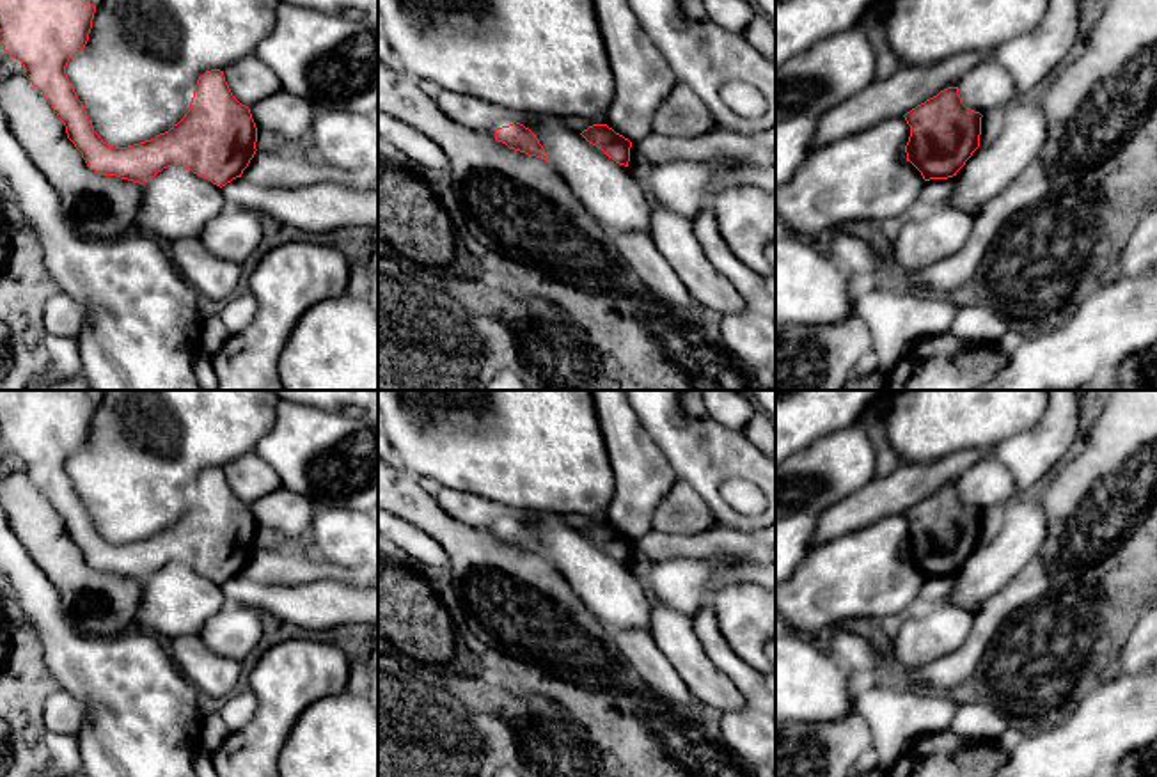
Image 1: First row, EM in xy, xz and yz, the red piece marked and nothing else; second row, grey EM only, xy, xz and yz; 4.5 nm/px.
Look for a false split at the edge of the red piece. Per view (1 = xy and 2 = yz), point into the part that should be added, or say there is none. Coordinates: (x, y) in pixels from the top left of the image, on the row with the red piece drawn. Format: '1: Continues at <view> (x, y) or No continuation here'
1: No continuation here
2: No continuation here

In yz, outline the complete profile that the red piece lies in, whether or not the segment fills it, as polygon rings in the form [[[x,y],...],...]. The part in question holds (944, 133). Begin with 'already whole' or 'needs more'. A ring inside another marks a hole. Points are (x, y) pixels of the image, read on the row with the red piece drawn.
already whole; [[[948,87],[905,115],[910,137],[907,161],[930,179],[948,179],[980,147],[981,114],[962,103],[958,87]]]

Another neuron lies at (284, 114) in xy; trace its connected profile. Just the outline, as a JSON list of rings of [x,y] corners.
[[[284,89],[250,106],[257,131],[272,131],[284,138],[311,138],[316,106]]]

